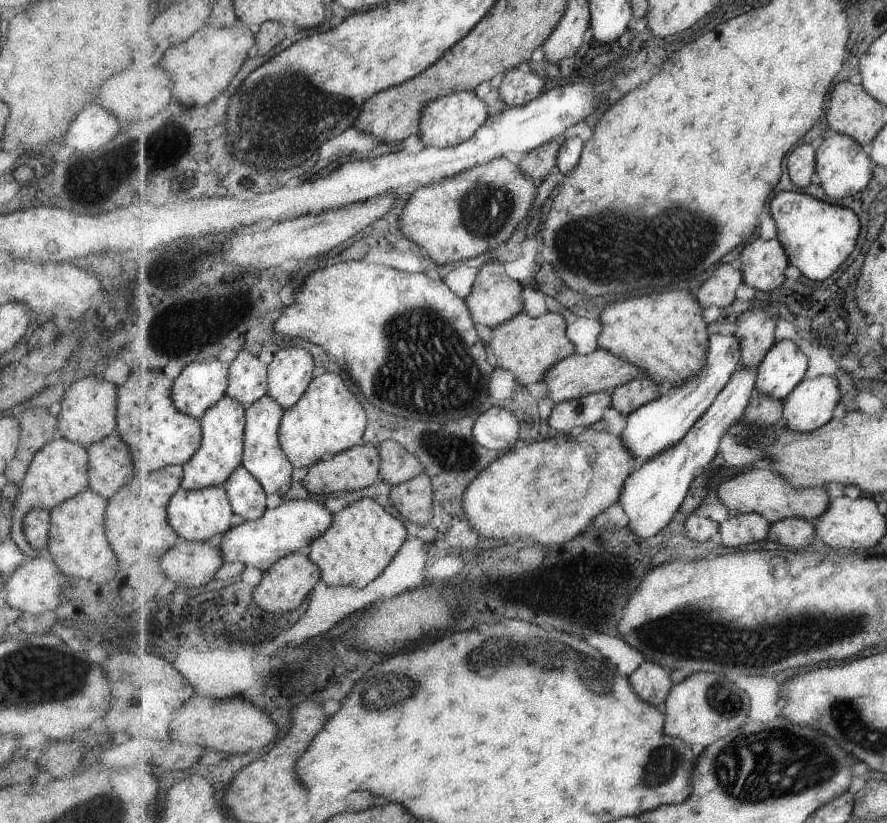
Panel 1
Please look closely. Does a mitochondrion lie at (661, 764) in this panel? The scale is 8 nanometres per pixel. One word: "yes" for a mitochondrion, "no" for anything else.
yes

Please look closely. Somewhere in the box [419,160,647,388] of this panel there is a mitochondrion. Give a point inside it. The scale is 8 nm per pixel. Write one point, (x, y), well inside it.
(484, 210)

